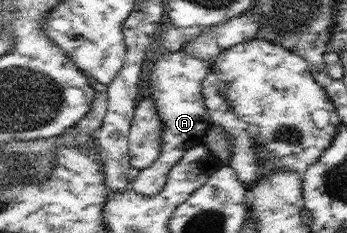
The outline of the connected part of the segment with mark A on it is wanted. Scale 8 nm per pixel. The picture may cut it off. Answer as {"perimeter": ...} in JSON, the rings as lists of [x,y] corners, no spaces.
{"perimeter":[[[161,52],[161,58],[154,61],[150,71],[151,99],[155,103],[157,114],[164,126],[159,158],[148,168],[141,170],[135,179],[130,181],[129,188],[139,194],[154,195],[166,183],[171,168],[183,158],[186,150],[206,142],[208,130],[213,125],[203,99],[203,81],[211,71],[211,64],[183,52]]]}

